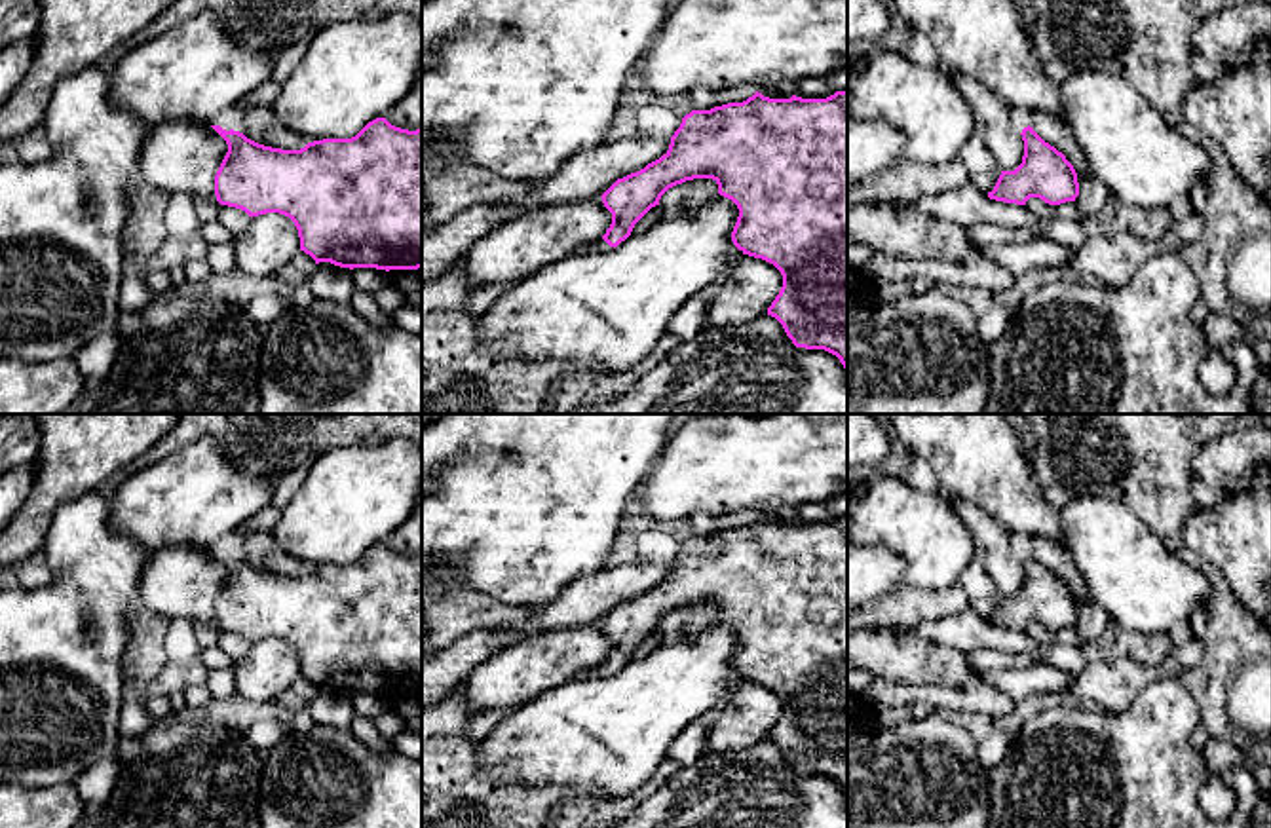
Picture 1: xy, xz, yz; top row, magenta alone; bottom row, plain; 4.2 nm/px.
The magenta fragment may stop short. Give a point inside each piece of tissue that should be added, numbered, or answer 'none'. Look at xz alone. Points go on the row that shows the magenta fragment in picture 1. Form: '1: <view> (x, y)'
1: xz (599, 245)

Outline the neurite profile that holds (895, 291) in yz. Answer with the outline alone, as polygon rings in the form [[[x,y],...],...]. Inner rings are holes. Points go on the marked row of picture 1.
[[[910,279],[897,281],[891,285],[882,285],[882,287],[878,287],[878,302],[876,302],[874,310],[883,306],[883,304],[897,302],[910,292],[912,292],[912,281]]]

